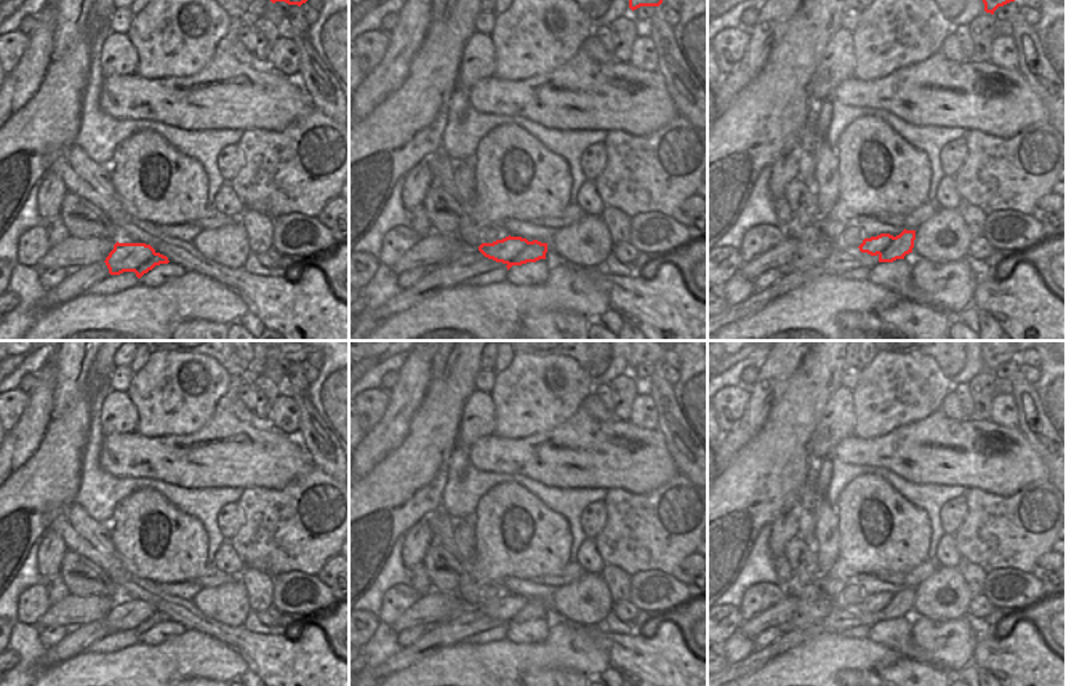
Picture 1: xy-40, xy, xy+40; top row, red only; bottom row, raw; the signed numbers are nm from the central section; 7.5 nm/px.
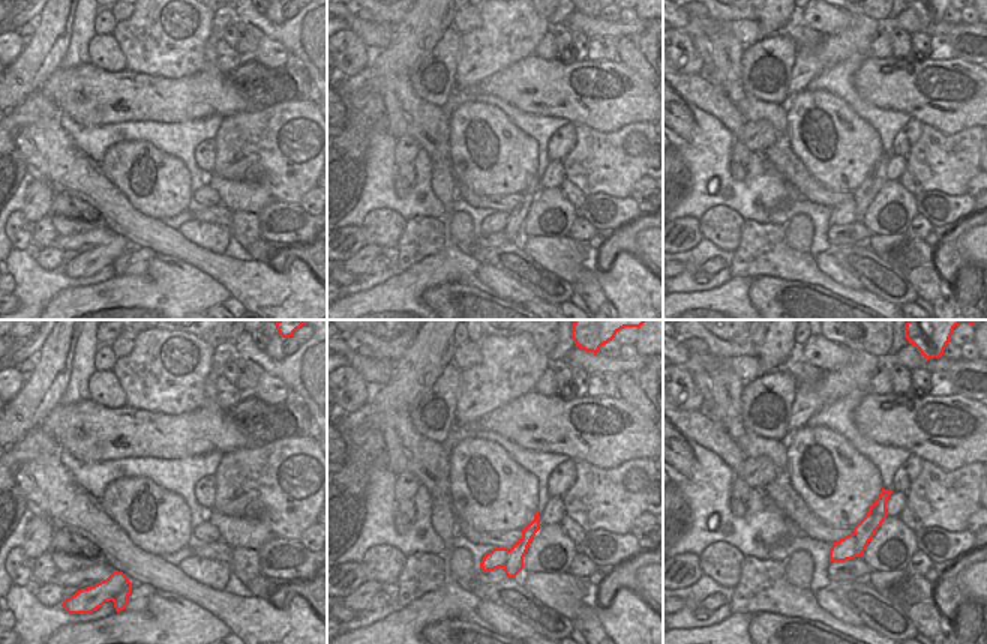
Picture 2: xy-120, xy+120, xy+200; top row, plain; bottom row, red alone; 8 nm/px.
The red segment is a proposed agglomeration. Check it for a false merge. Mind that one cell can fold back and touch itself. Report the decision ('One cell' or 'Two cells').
Two cells.

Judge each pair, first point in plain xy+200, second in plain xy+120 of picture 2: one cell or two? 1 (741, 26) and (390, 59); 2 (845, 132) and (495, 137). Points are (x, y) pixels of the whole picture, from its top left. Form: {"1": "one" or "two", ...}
{"1": "two", "2": "one"}

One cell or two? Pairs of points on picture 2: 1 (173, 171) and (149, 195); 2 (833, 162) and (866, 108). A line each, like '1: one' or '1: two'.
1: one
2: two

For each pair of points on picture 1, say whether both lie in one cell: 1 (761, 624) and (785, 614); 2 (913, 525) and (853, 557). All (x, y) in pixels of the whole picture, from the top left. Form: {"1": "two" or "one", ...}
{"1": "one", "2": "one"}

